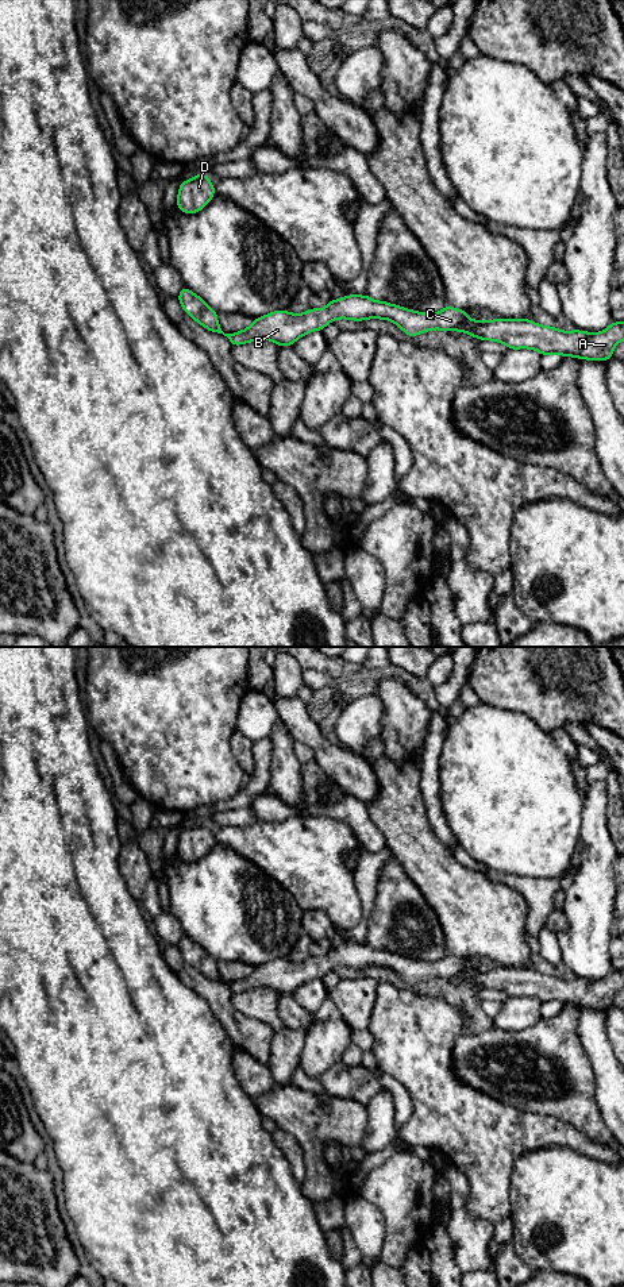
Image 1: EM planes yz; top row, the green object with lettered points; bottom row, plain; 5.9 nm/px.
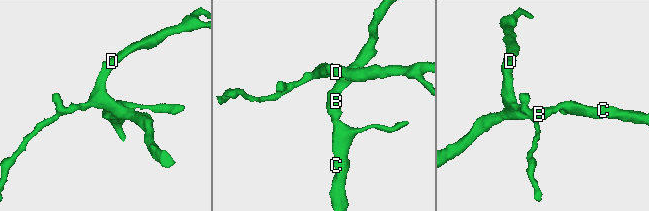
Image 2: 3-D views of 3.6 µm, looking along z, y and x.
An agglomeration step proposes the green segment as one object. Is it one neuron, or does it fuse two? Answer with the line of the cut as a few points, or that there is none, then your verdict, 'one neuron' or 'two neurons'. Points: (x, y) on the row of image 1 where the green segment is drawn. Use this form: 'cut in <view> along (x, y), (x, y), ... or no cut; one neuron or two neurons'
no cut; one neuron

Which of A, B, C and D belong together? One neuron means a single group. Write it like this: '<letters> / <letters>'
A B C D

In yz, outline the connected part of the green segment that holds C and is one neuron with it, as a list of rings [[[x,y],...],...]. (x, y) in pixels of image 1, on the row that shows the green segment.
[[[182,286],[178,301],[182,309],[204,328],[227,336],[232,346],[267,339],[277,346],[292,346],[297,339],[312,331],[321,331],[335,319],[362,321],[365,319],[385,319],[398,325],[407,336],[416,336],[430,330],[462,331],[478,340],[504,343],[509,350],[532,348],[547,357],[556,352],[561,357],[574,357],[589,361],[612,358],[615,346],[624,340],[624,323],[612,321],[602,332],[570,332],[555,327],[540,325],[529,319],[494,319],[477,321],[467,312],[444,307],[440,312],[428,315],[369,296],[344,296],[330,301],[323,309],[309,308],[301,315],[289,311],[274,311],[255,319],[250,327],[235,334],[224,334],[217,323],[216,312],[197,294]]]

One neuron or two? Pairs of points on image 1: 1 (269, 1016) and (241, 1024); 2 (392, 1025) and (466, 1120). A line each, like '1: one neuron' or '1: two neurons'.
1: two neurons
2: one neuron

